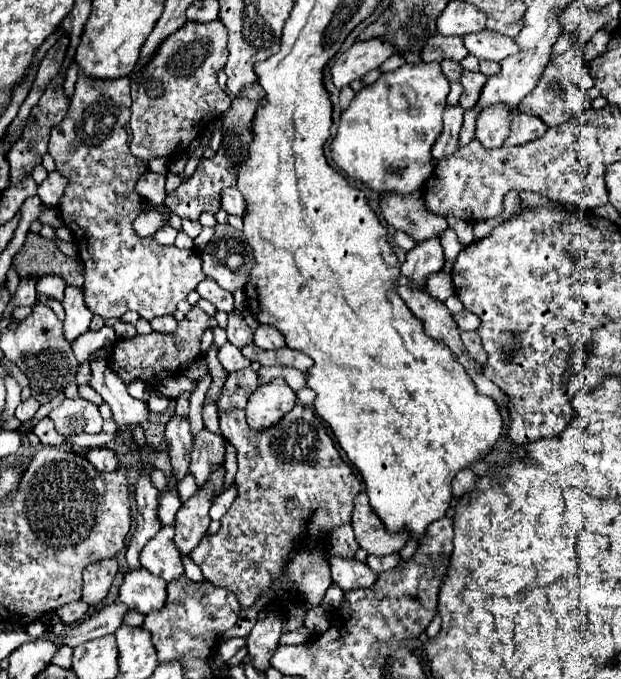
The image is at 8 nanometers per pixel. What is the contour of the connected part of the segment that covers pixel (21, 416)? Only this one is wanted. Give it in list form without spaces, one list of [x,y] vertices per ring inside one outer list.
[[[28,398],[28,400],[20,402],[20,406],[16,408],[16,418],[18,418],[22,424],[26,424],[26,422],[30,422],[30,420],[34,418],[34,414],[38,412],[38,408],[40,408],[40,404],[38,404],[34,398]]]

